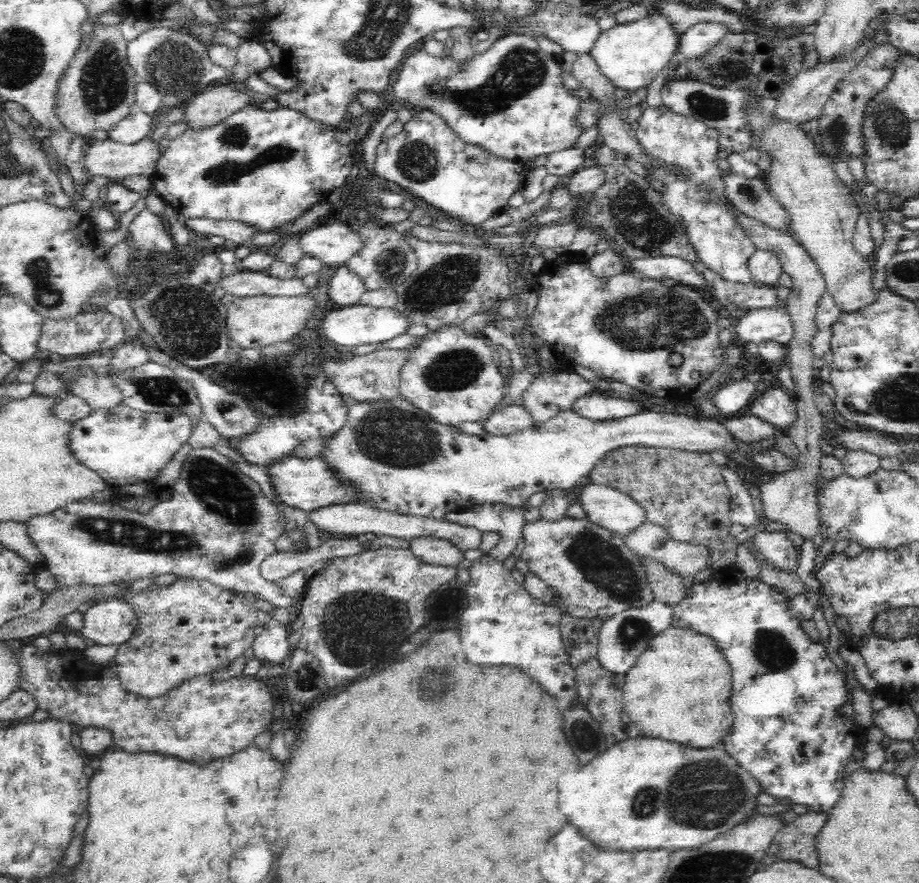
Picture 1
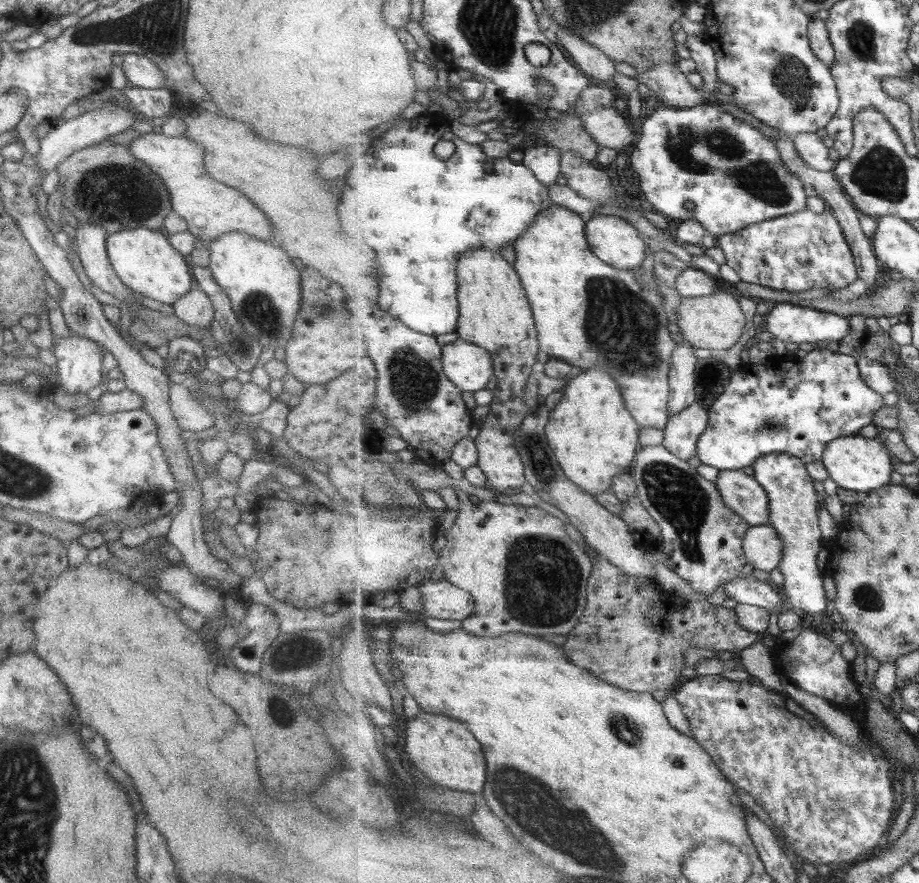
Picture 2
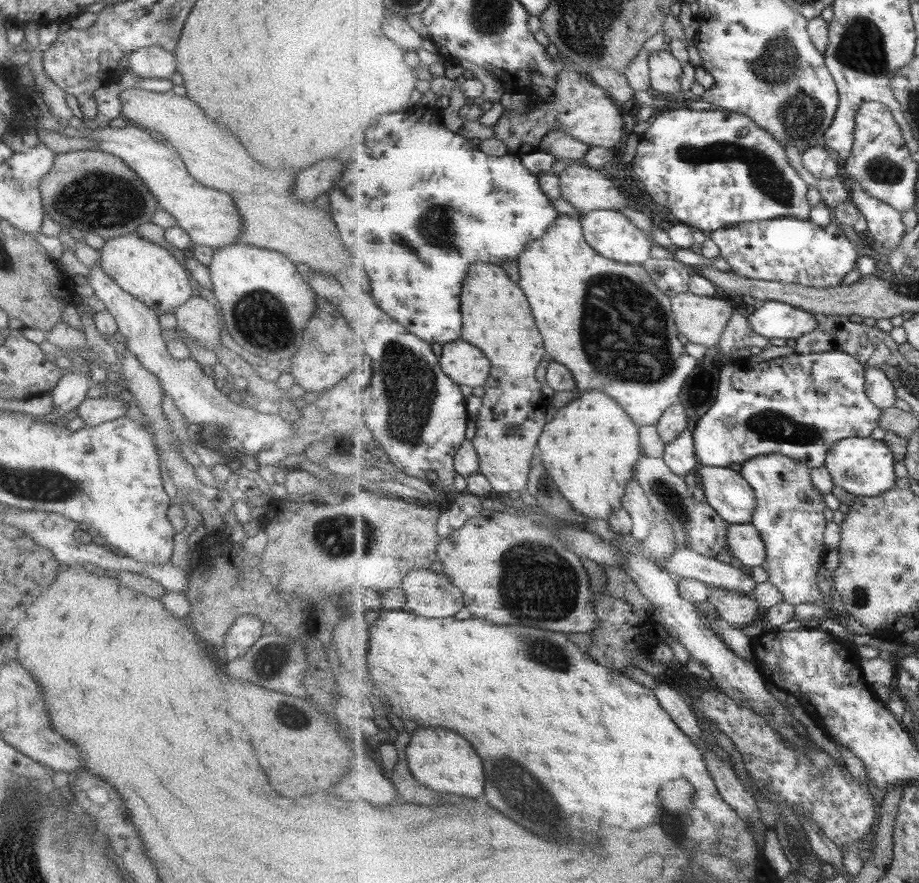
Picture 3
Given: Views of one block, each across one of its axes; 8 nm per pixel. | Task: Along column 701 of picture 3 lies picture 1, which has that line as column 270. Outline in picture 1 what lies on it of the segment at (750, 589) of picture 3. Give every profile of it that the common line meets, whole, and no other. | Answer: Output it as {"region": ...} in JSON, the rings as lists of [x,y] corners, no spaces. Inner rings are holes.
{"region":[[[344,538],[323,542],[317,552],[274,552],[261,564],[260,574],[268,582],[280,582],[296,570],[306,570],[318,560],[330,558],[345,558],[361,554],[368,544],[360,544],[356,538]]]}

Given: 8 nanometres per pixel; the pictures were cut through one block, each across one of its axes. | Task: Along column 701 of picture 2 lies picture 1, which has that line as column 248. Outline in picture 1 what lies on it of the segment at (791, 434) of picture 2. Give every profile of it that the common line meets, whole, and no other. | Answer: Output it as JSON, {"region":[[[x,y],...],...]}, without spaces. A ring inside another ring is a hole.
{"region":[[[322,372],[308,383],[305,404],[306,407],[302,411],[290,416],[262,417],[259,419],[259,427],[252,434],[244,435],[235,443],[224,443],[237,450],[248,463],[268,468],[292,454],[300,442],[308,438],[330,438],[346,424],[349,408],[334,384]]]}

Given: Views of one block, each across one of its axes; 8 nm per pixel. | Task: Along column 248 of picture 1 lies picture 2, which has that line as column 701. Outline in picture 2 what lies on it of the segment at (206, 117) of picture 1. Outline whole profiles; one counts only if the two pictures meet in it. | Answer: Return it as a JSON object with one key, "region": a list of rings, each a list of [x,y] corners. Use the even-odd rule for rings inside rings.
{"region":[[[678,64],[657,65],[655,70],[638,74],[636,80],[657,94],[667,107],[691,109],[706,105],[704,96],[693,88]]]}

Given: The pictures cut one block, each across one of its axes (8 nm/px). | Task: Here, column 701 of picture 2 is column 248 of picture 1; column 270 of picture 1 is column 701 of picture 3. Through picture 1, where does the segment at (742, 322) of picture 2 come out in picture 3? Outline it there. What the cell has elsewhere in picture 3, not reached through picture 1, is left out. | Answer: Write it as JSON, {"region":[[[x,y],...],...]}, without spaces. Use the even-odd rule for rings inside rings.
{"region":[[[689,290],[672,297],[672,311],[680,333],[709,350],[719,344],[735,312],[733,309],[733,302],[722,294],[715,298],[702,297]]]}

